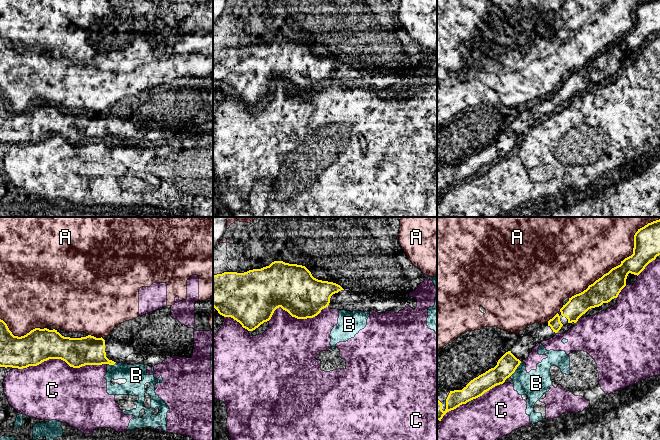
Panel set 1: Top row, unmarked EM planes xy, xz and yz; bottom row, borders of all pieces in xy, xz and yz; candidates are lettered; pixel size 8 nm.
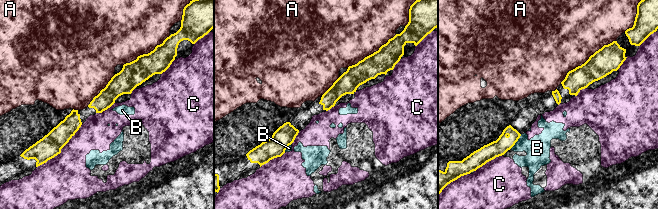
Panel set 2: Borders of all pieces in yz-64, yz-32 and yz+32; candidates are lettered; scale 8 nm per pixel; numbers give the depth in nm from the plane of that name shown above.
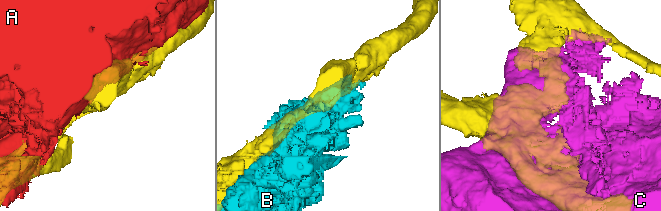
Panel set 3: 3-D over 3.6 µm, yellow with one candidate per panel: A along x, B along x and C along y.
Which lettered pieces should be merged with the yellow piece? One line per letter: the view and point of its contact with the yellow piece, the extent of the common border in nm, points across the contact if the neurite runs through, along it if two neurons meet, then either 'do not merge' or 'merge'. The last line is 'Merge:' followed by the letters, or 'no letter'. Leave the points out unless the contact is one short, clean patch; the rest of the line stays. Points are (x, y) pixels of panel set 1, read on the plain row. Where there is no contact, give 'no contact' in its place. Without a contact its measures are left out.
A: yz (596, 56) | 500 nm | do not merge
B: yz (516, 144) | 160 nm | do not merge
C: xy (59, 134) | 750 nm | do not merge
Merge: no letter

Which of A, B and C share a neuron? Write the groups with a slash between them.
A / B C

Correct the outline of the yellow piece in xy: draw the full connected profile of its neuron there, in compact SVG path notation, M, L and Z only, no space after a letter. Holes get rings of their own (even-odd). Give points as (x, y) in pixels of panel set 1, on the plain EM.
M0 95L0 143L23 145L49 135L61 135L73 144L116 139L106 133L102 113L70 114L47 104L35 104L18 113Z

